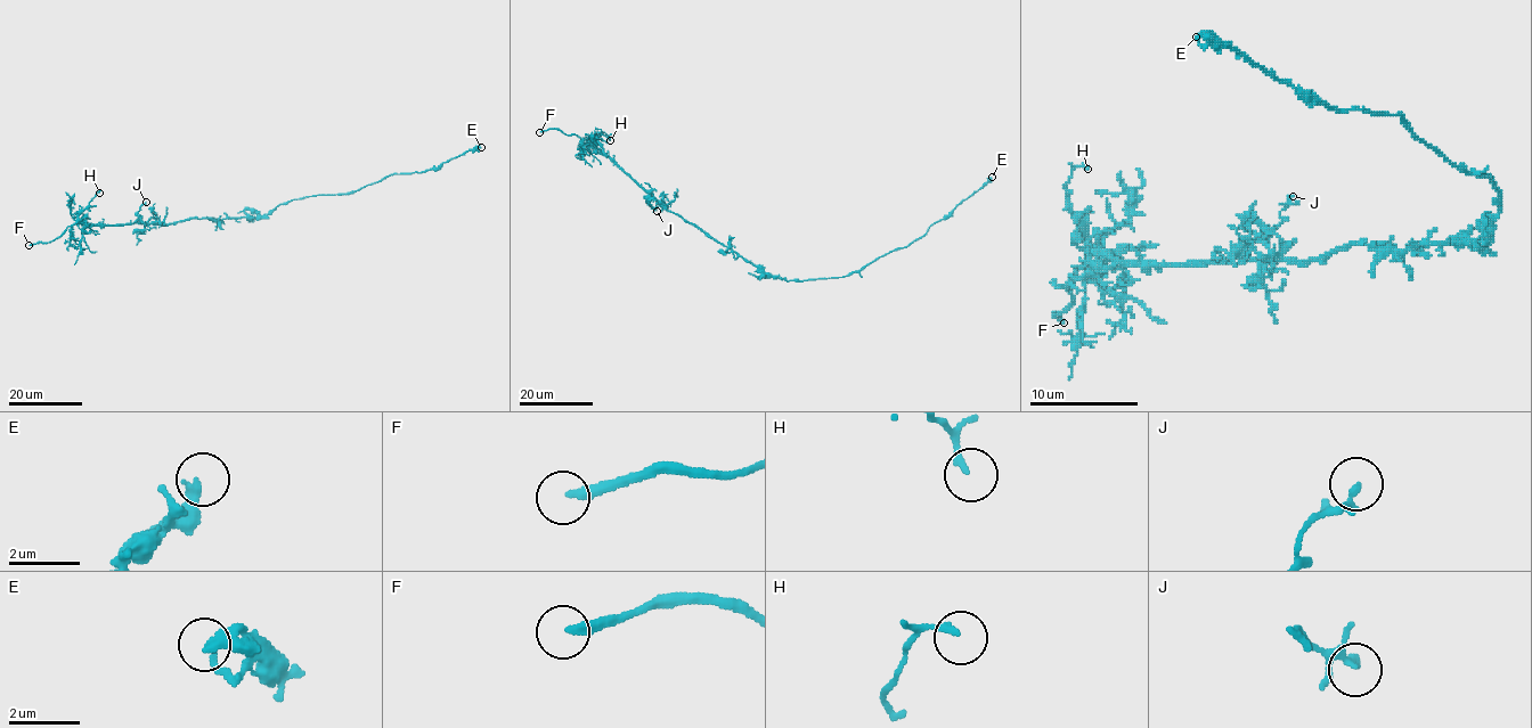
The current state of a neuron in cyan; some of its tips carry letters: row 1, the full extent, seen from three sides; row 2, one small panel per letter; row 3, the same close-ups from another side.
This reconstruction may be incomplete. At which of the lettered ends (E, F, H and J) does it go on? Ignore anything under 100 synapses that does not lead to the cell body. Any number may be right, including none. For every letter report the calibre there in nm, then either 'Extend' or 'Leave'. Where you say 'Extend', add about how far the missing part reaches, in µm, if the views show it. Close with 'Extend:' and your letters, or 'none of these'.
E: Thickness 340 nm. Leave
F: Thickness 280 nm. Extend. Missing length about 45 µm
H: Thickness 160 nm. Leave
J: Thickness 130 nm. Leave
Extend: F

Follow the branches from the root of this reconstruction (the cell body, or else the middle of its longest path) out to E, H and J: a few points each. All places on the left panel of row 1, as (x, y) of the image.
E: (253, 218), (266, 217), (278, 205), (293, 199), (350, 194), (393, 174), (437, 169), (465, 152), (481, 147)
H: (253, 218), (189, 218), (170, 223), (83, 223), (78, 214), (99, 193)
J: (253, 218), (141, 223), (137, 213), (146, 202)

